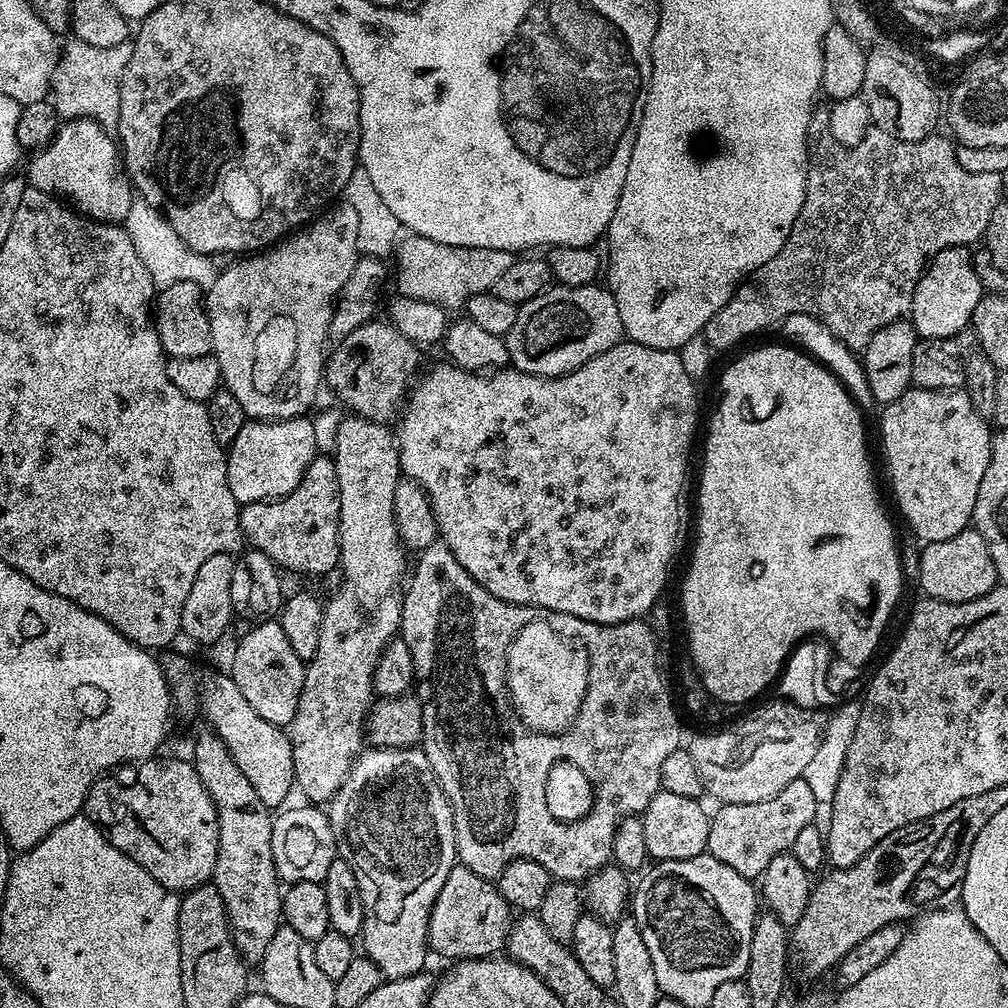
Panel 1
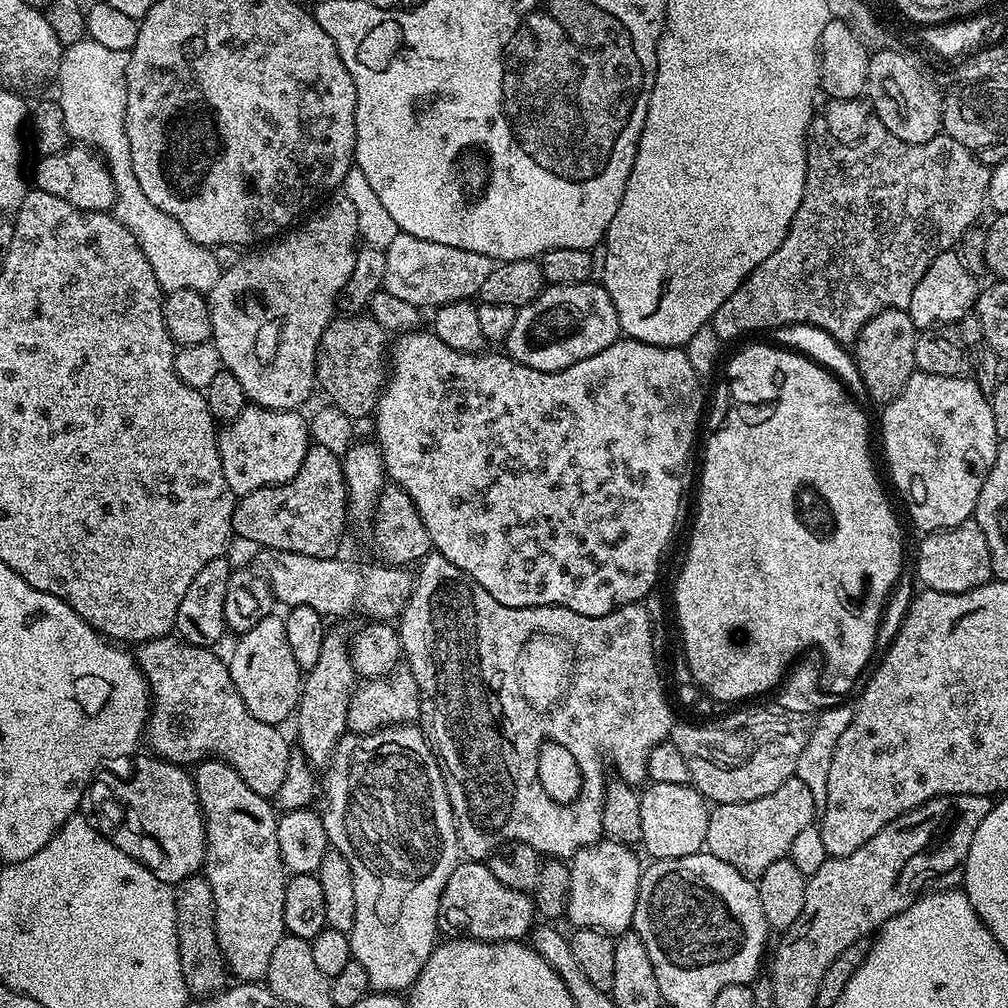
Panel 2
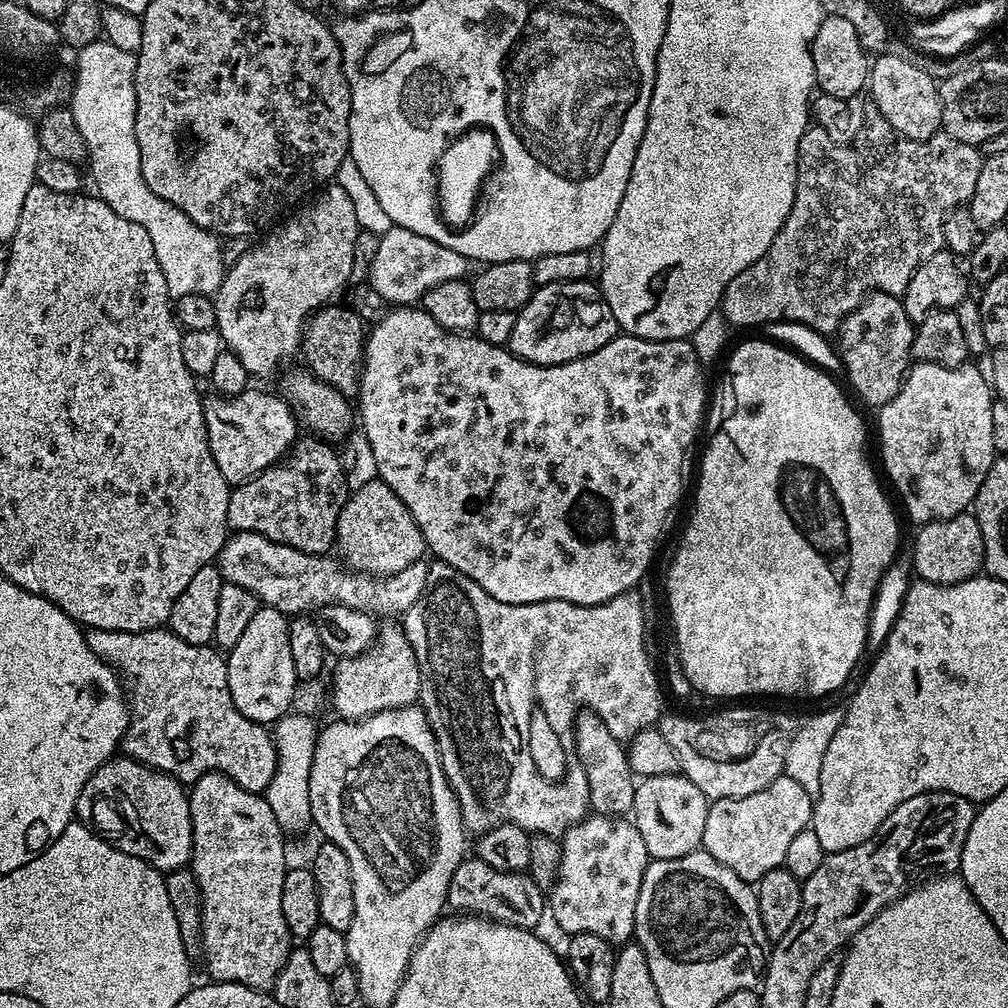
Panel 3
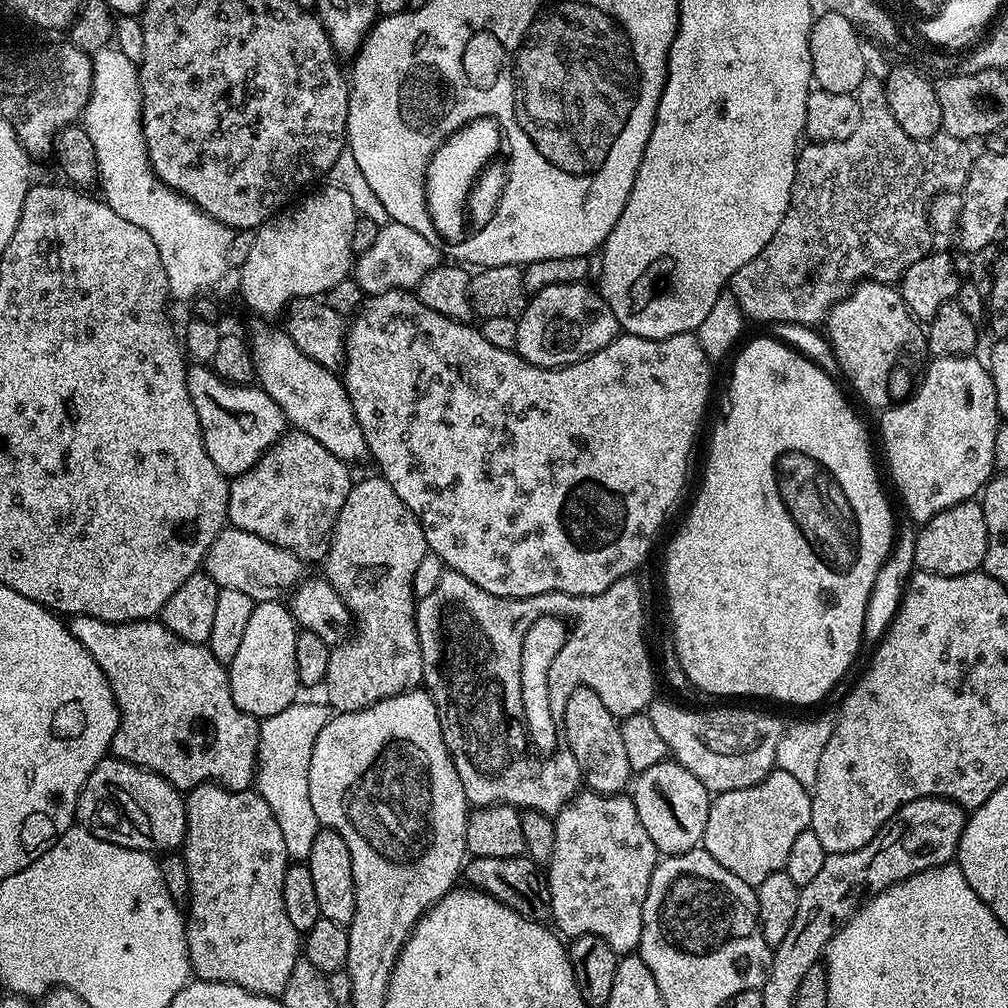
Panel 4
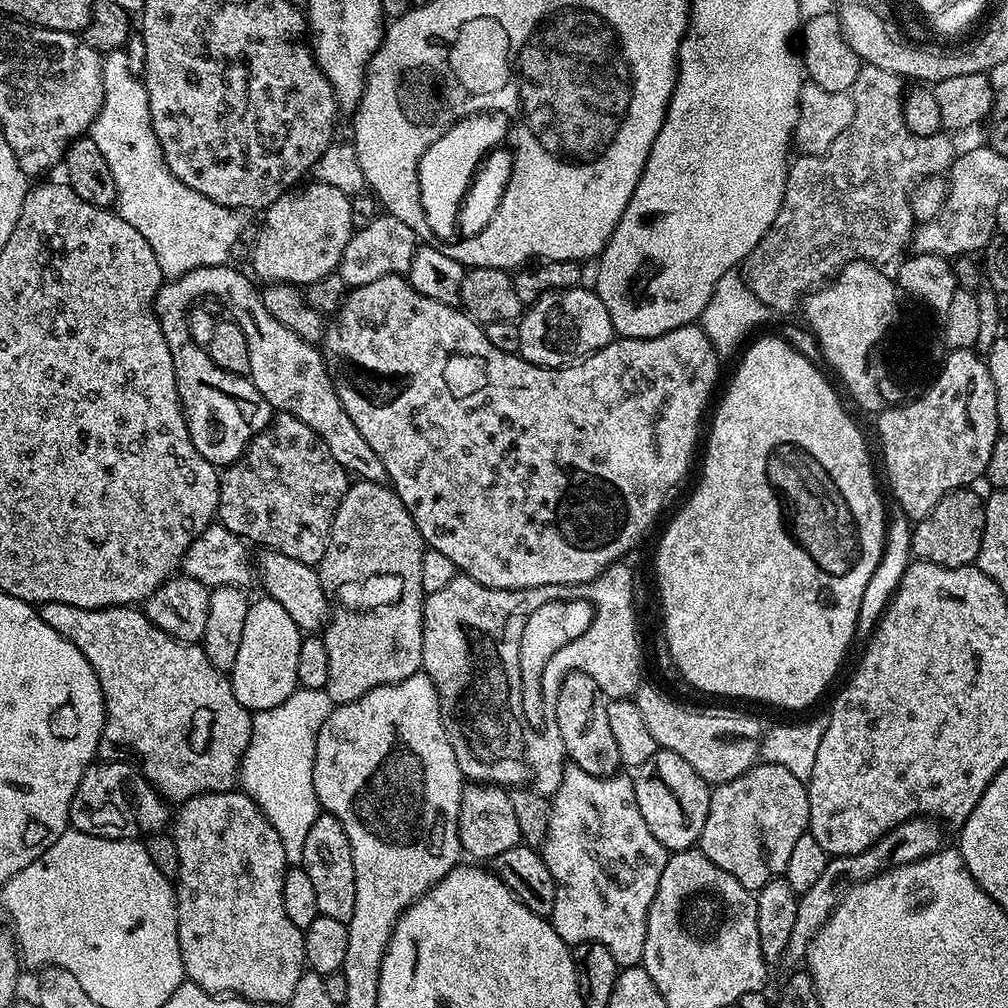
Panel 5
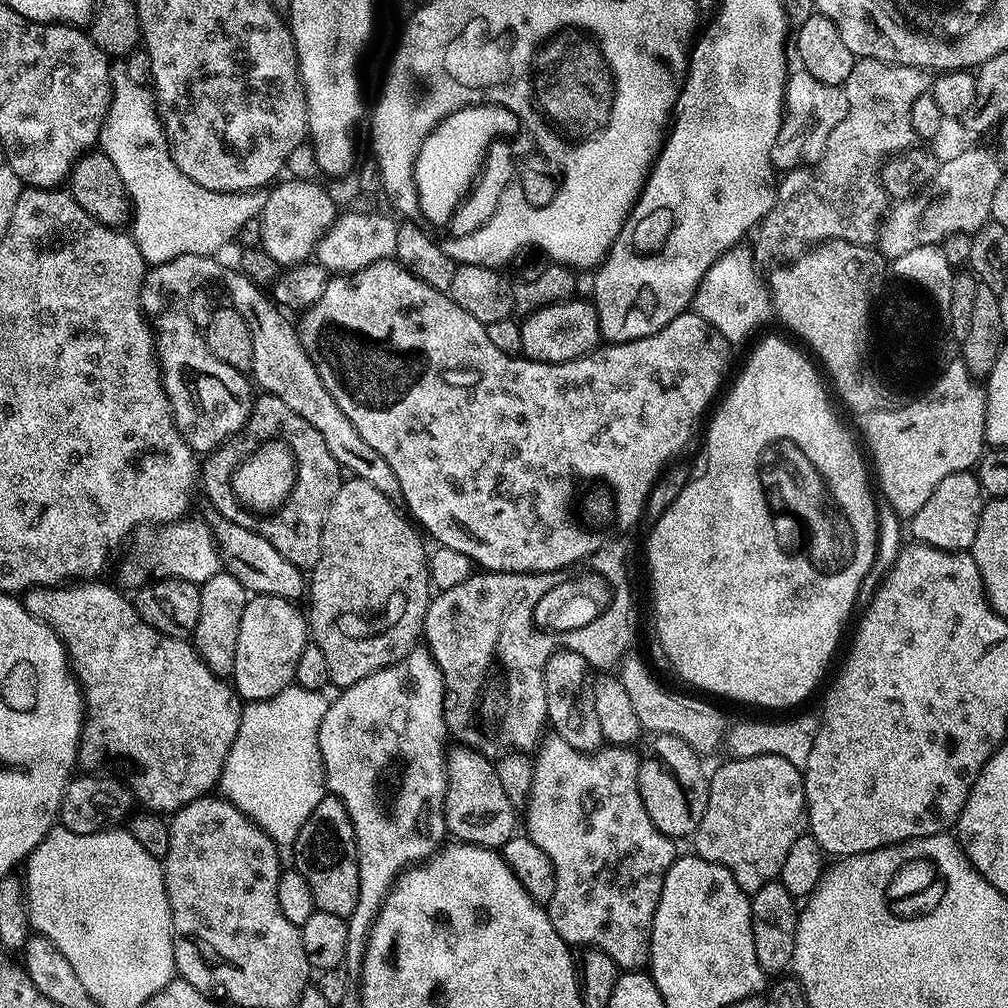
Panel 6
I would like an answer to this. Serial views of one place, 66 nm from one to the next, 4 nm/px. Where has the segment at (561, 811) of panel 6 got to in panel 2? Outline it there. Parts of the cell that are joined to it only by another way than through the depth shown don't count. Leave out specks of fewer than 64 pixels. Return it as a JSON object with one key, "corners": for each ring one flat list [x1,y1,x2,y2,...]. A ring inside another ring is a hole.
{"corners":[[604,838,571,858,566,920,572,923,573,929,593,928,599,932,619,934,632,928,642,875,642,863,632,852,635,851,629,845]]}

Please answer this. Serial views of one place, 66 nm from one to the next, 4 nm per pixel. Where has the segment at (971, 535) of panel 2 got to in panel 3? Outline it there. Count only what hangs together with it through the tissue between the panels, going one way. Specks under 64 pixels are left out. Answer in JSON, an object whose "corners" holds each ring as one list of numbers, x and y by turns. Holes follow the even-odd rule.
{"corners":[[961,514,945,520,935,520,921,524,915,529,916,541,912,544,912,564,916,567,915,575,926,582,935,584,957,584,966,582,971,576,981,575,984,567,984,535,975,515]]}

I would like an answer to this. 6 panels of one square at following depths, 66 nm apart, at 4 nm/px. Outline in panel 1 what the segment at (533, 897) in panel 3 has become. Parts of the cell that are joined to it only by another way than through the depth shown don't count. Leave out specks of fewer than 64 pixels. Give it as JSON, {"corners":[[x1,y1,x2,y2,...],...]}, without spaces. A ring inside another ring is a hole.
{"corners":[[457,866,446,874,442,890,432,907,428,923,428,946,448,962,474,960,499,953,507,945,514,912,489,881,466,867]]}

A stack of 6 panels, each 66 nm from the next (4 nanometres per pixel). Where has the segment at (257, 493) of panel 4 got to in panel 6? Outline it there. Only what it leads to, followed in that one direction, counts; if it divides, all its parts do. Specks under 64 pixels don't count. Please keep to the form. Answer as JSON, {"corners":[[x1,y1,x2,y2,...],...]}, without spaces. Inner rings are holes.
{"corners":[[267,394,255,397,252,417,244,425,242,438,233,438,215,452,209,452,203,457,202,488,212,496,218,495,220,488,227,489,230,484,229,477,236,471,241,461,253,451,254,446,267,445,264,443,271,436,277,436,277,441,287,445,295,460,295,484,284,503,271,514,261,515,259,517,261,520,258,522,251,511,241,510,228,496,229,501,224,496,218,497,214,508,238,526,255,528,259,536,266,538,266,542,270,542,270,546,274,546,274,550,282,554,282,558,294,562,294,566,302,570,310,570,322,554,322,530,326,522,326,514,330,510,330,502,334,502,334,494,338,494,342,483,342,469,334,454,330,454,330,446,326,446,322,434,318,434,318,430,314,430,314,426,310,426,306,418,294,414,294,410,290,410,290,406,282,402,282,398]]}

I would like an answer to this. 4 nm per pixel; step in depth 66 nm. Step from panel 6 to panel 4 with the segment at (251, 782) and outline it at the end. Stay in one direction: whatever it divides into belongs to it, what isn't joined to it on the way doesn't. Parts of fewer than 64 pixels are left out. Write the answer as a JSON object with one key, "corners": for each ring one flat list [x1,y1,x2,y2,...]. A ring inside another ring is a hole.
{"corners":[[294,702,286,706,286,710,278,710,278,714,265,716,259,721,260,741,256,755,255,791,270,806,274,818,278,818,278,827,282,830,282,838,286,842,289,857,296,862,307,861,310,846,322,827,320,819,314,814,314,806,310,806,310,754,314,754,314,742,326,726,330,718,327,703,300,704]]}

